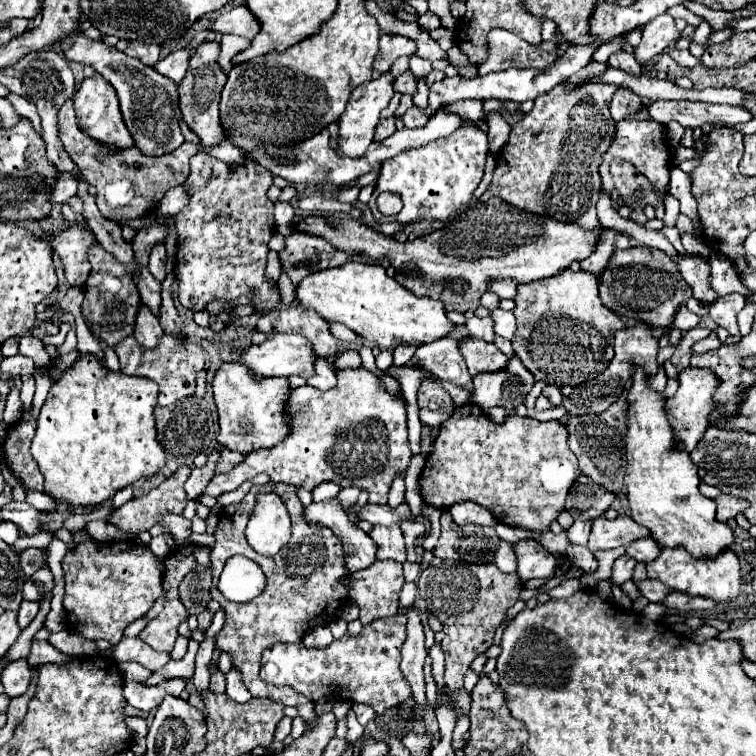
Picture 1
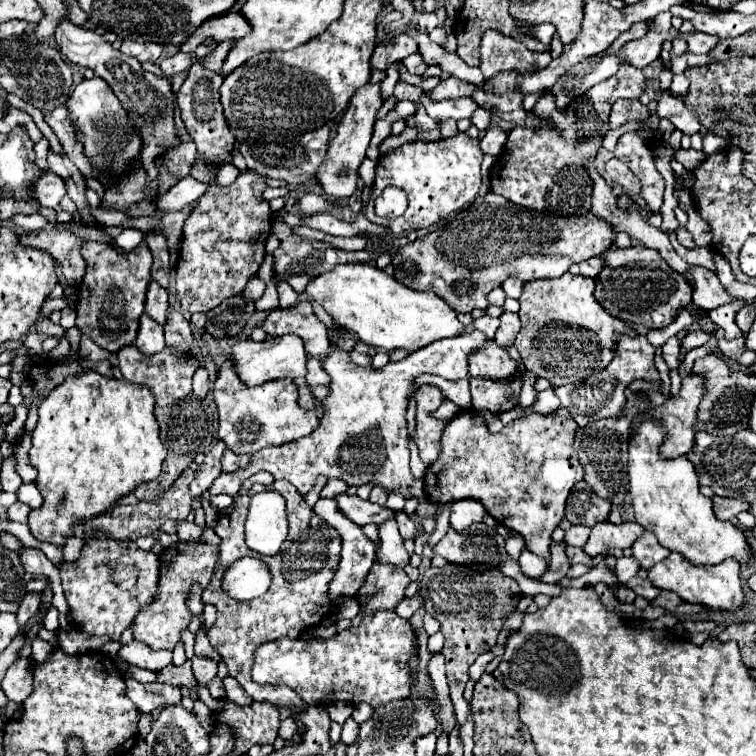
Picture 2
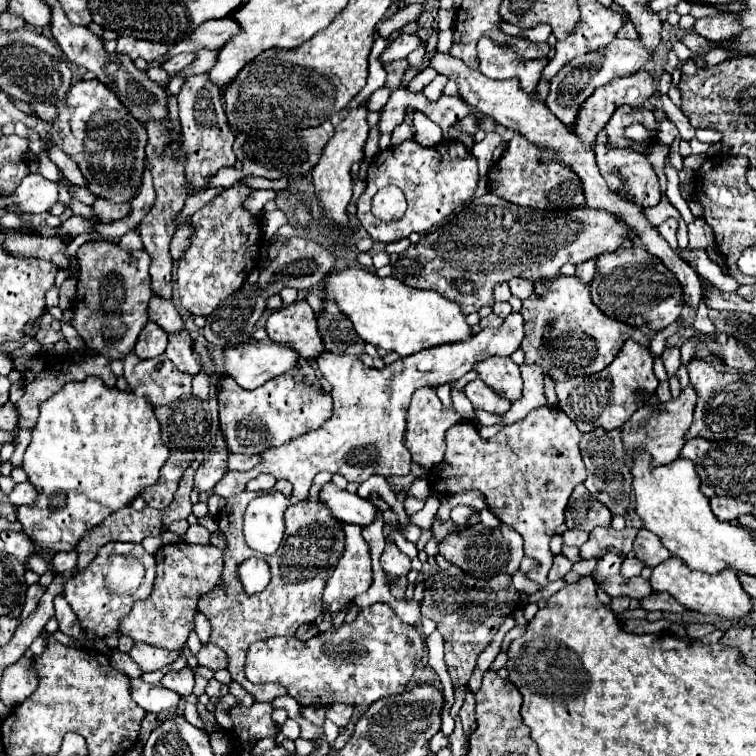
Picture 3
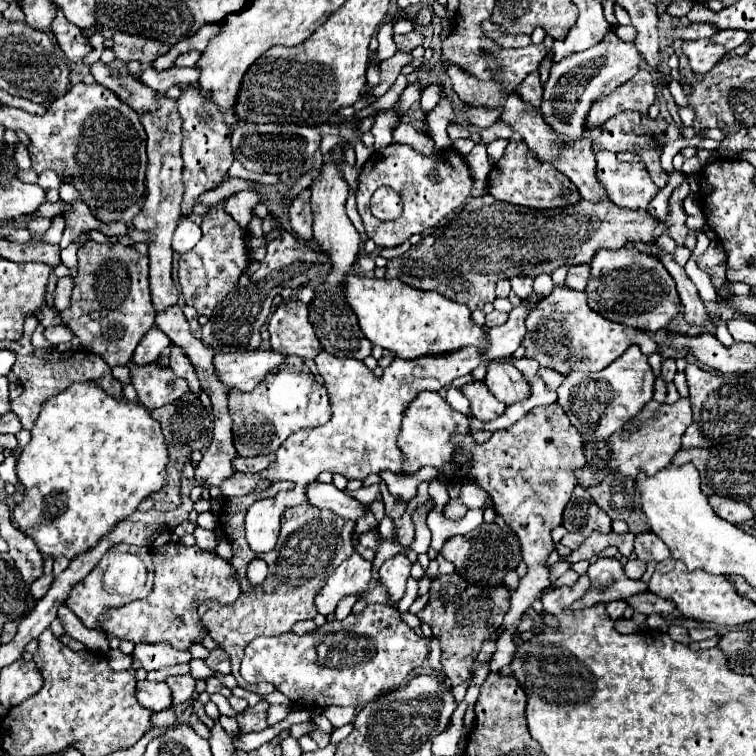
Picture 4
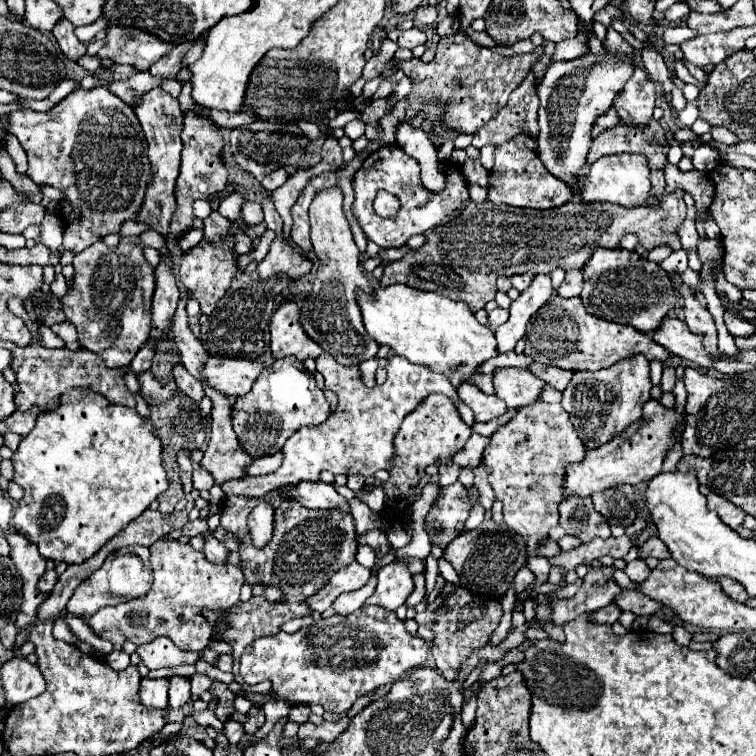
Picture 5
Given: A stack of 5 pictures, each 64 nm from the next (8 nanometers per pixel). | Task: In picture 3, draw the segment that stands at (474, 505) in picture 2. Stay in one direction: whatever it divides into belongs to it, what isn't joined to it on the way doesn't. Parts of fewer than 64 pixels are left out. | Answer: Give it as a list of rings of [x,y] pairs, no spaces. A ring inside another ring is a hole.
[[[456,506],[456,508],[452,508],[450,518],[452,518],[458,526],[462,526],[462,524],[468,520],[468,516],[470,516],[472,512],[474,512],[474,510],[472,510],[470,506]]]

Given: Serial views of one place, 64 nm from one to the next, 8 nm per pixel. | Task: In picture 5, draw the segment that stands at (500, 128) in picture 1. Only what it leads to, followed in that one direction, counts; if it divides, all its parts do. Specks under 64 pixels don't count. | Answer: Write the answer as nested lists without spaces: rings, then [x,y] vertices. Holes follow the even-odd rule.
[[[466,160],[466,164],[462,166],[462,172],[464,172],[464,178],[466,178],[470,184],[478,184],[478,186],[482,186],[482,188],[488,188],[488,172],[482,168],[480,162]]]

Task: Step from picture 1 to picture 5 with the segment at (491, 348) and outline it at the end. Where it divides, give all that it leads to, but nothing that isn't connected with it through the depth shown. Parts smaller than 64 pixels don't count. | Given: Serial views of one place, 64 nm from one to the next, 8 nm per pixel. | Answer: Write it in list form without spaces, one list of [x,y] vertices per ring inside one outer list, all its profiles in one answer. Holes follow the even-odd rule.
[[[502,368],[494,374],[494,388],[496,396],[502,398],[510,408],[522,408],[540,398],[546,382],[524,368]]]

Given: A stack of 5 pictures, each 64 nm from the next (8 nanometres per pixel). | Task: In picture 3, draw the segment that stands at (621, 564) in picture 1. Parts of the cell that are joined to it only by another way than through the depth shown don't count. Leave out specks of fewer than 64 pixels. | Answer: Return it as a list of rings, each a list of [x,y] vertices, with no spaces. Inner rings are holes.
[[[632,556],[624,558],[624,562],[622,562],[622,574],[624,574],[624,578],[640,576],[642,568],[644,568],[644,562],[640,562],[638,558],[632,558]]]

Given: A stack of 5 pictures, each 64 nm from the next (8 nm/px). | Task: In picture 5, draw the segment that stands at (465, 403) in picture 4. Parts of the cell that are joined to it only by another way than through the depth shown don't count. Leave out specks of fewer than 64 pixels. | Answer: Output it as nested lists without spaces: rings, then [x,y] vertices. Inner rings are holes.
[[[406,284],[386,286],[374,296],[358,294],[364,326],[376,342],[390,346],[396,354],[406,356],[414,364],[424,364],[434,372],[450,378],[452,386],[468,382],[472,374],[490,358],[498,356],[494,332],[482,326],[464,302],[450,300],[436,292],[422,292]]]

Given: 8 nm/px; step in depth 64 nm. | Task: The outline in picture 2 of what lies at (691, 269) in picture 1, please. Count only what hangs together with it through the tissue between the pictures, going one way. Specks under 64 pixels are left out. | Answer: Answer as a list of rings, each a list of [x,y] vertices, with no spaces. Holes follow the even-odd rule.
[[[692,266],[692,278],[694,278],[694,294],[692,294],[692,300],[694,304],[700,308],[700,310],[714,310],[714,308],[720,308],[728,302],[734,302],[736,298],[730,296],[718,276],[710,270],[704,270],[700,266]]]

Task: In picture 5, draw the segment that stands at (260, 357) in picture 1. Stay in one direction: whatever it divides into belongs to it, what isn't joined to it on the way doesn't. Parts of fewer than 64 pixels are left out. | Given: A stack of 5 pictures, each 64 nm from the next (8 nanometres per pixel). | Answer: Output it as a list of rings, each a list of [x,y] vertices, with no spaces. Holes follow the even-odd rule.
[[[208,358],[200,370],[206,384],[228,398],[240,398],[248,394],[252,382],[258,378],[264,364],[260,360],[244,360],[244,358]]]

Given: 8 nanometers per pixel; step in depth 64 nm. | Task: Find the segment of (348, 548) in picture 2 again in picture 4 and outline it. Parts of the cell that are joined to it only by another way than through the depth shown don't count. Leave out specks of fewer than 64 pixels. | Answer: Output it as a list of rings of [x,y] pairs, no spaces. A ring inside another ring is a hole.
[[[358,552],[344,560],[334,574],[328,578],[326,586],[316,594],[316,610],[324,616],[336,610],[340,598],[366,590],[372,576],[372,564],[366,562]]]

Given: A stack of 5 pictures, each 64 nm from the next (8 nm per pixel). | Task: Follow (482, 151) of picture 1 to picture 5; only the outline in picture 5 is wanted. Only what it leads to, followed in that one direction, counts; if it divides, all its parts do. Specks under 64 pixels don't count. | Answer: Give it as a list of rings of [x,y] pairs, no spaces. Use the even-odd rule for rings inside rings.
[[[384,146],[370,154],[358,172],[352,178],[354,188],[354,202],[352,202],[352,214],[358,220],[364,236],[372,242],[376,242],[380,248],[400,248],[404,246],[412,236],[424,234],[426,230],[432,230],[434,226],[442,224],[448,216],[452,216],[458,208],[462,208],[468,202],[468,190],[466,180],[458,166],[448,166],[446,170],[446,190],[442,192],[428,192],[420,182],[420,164],[410,158],[400,146]],[[378,190],[386,190],[394,194],[400,200],[400,208],[396,216],[382,218],[374,212],[372,202],[376,198]]]

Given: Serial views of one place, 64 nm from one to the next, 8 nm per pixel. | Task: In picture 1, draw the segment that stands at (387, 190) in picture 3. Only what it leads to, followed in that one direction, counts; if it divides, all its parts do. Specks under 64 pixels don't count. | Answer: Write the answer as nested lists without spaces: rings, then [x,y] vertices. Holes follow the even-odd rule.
[[[383,192],[377,198],[378,210],[384,215],[396,215],[399,213],[402,200],[399,195],[392,192]]]

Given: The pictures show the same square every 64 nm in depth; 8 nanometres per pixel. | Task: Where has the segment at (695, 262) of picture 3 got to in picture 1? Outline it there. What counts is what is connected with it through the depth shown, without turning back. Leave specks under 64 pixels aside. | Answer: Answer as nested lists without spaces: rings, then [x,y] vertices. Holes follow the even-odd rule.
[[[663,227],[660,232],[668,238],[668,241],[674,246],[677,252],[683,255],[694,256],[693,253],[688,253],[682,246],[681,238],[676,227]]]

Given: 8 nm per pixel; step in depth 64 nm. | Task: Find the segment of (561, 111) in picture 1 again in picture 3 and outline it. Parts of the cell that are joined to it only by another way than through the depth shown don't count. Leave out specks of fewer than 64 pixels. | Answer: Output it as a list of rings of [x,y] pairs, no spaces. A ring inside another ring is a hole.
[[[638,70],[628,78],[616,78],[608,86],[596,90],[592,98],[582,106],[574,132],[582,142],[596,144],[596,132],[606,126],[618,106],[644,106],[654,96],[654,78],[646,70]],[[514,134],[506,146],[504,156],[490,168],[488,186],[492,194],[518,206],[540,210],[568,210],[572,206],[586,204],[576,174],[558,162],[540,162],[540,150],[536,150],[536,146],[532,146],[522,134]]]

